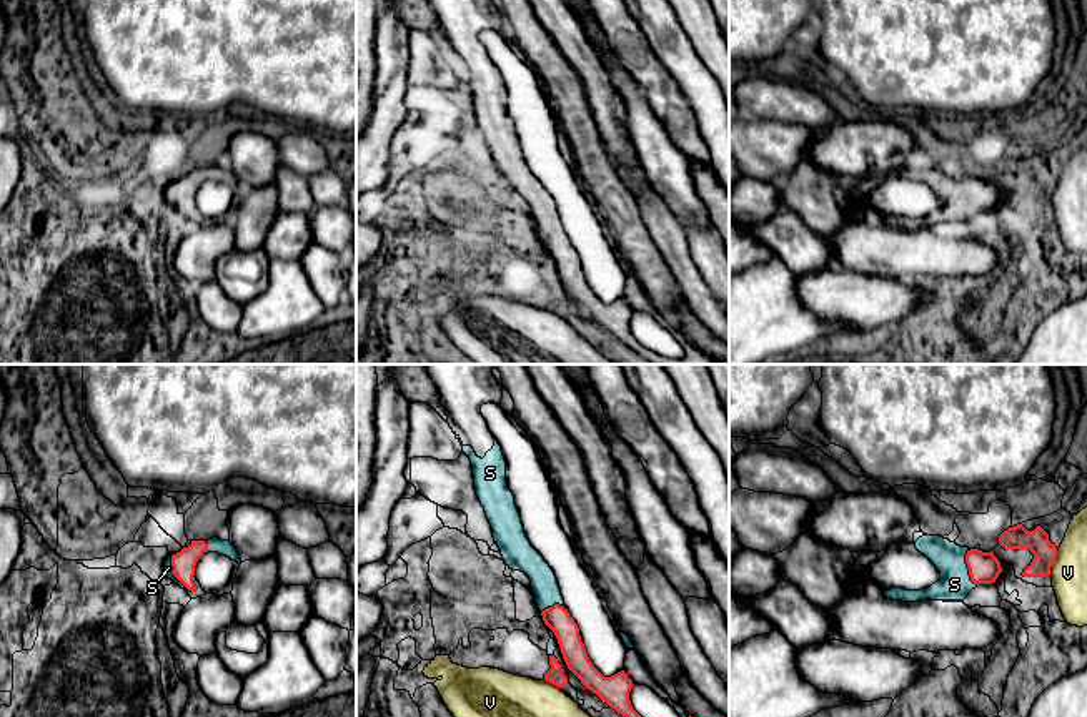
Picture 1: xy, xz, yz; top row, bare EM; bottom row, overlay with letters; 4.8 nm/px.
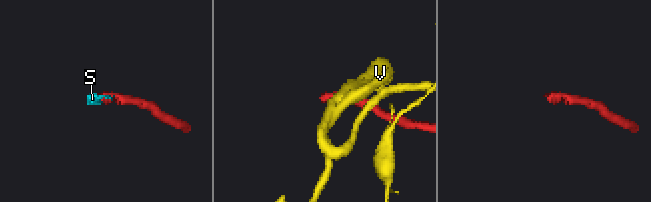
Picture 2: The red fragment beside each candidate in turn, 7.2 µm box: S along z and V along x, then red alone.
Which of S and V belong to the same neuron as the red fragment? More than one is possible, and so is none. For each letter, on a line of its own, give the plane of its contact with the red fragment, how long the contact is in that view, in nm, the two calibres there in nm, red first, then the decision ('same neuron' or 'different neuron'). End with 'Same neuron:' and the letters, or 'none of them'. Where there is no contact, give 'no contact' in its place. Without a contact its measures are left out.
S: meets red in xy; contact 220 nm long; 120 nm thick on the red side, 50 nm on the other; same neuron
V: meets red in xz; contact 90 nm long; 90 nm thick on the red side, 480 nm on the other; different neuron
Same neuron: S

